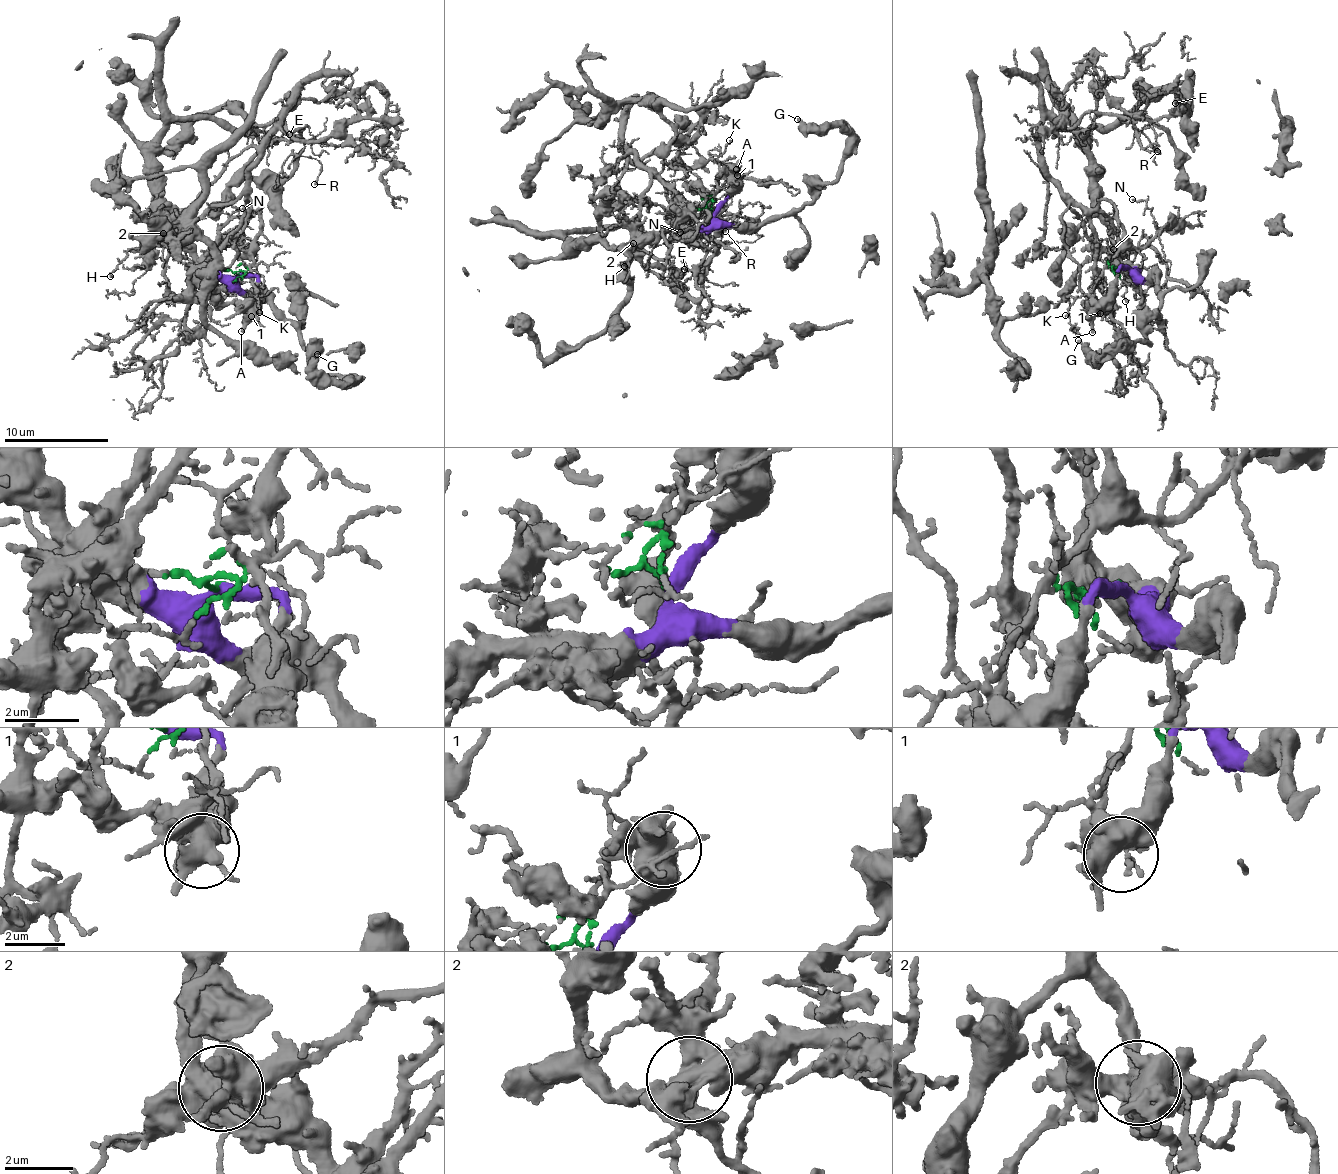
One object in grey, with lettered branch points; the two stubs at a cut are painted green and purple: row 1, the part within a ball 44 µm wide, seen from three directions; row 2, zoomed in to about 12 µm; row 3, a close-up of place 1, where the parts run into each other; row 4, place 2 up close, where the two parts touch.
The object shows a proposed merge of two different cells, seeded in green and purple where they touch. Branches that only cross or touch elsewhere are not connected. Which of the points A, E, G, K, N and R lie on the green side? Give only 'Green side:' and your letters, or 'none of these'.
Green side: E, K, N, R

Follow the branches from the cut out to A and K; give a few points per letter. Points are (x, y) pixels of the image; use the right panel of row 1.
A: (1127, 267), (1119, 268), (1114, 302), (1096, 315), (1092, 333)
K: (1127, 265), (1116, 268), (1106, 266), (1095, 289), (1077, 298), (1064, 316)

